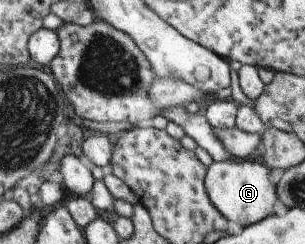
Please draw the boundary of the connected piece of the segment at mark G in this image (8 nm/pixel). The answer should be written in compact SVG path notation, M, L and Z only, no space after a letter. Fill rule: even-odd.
M229 158L213 161L207 167L207 192L209 199L225 220L247 226L273 215L273 204L277 200L276 184L269 180L269 168L250 158Z

